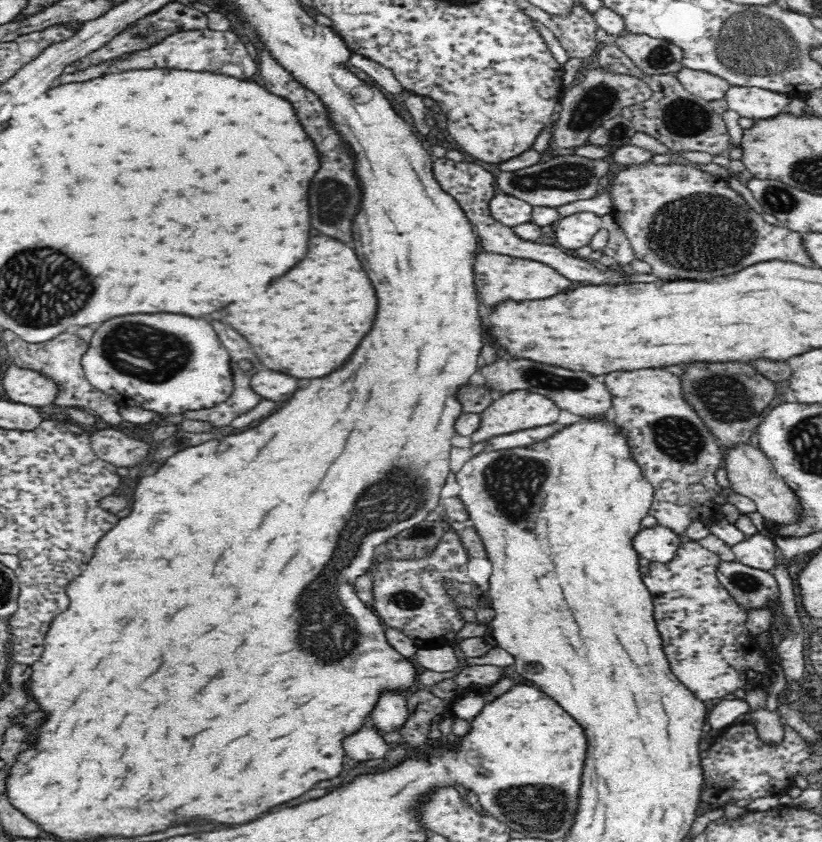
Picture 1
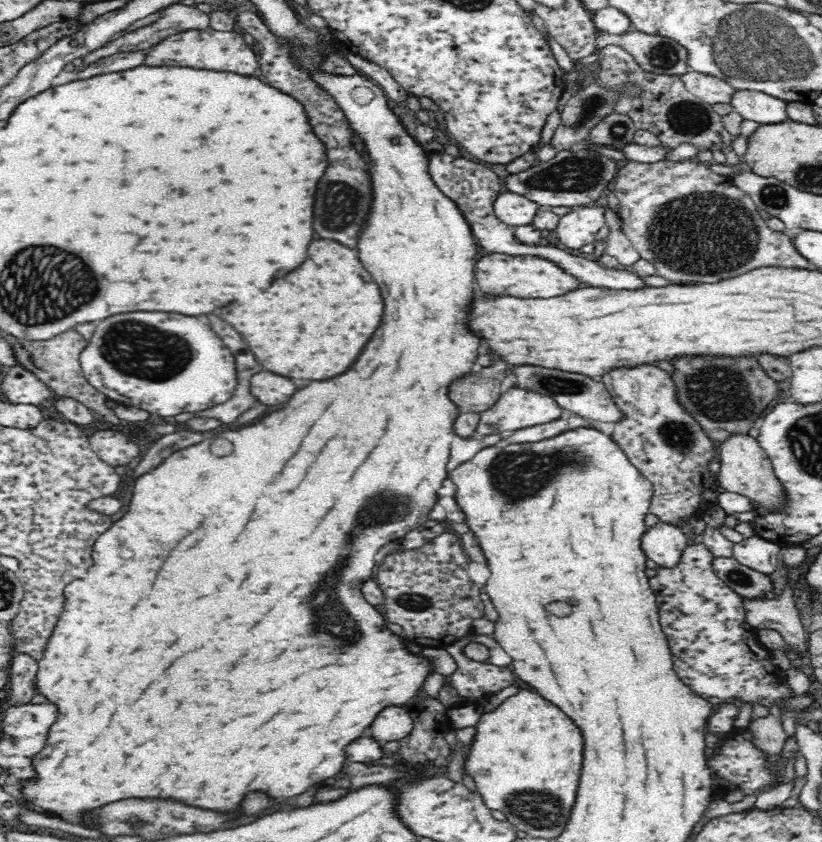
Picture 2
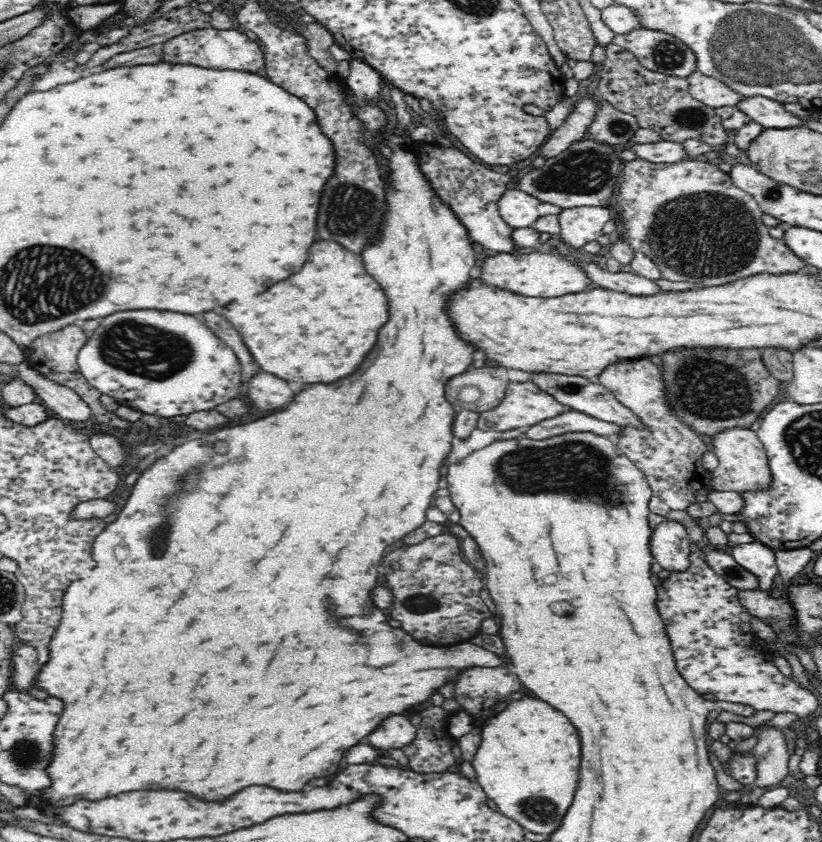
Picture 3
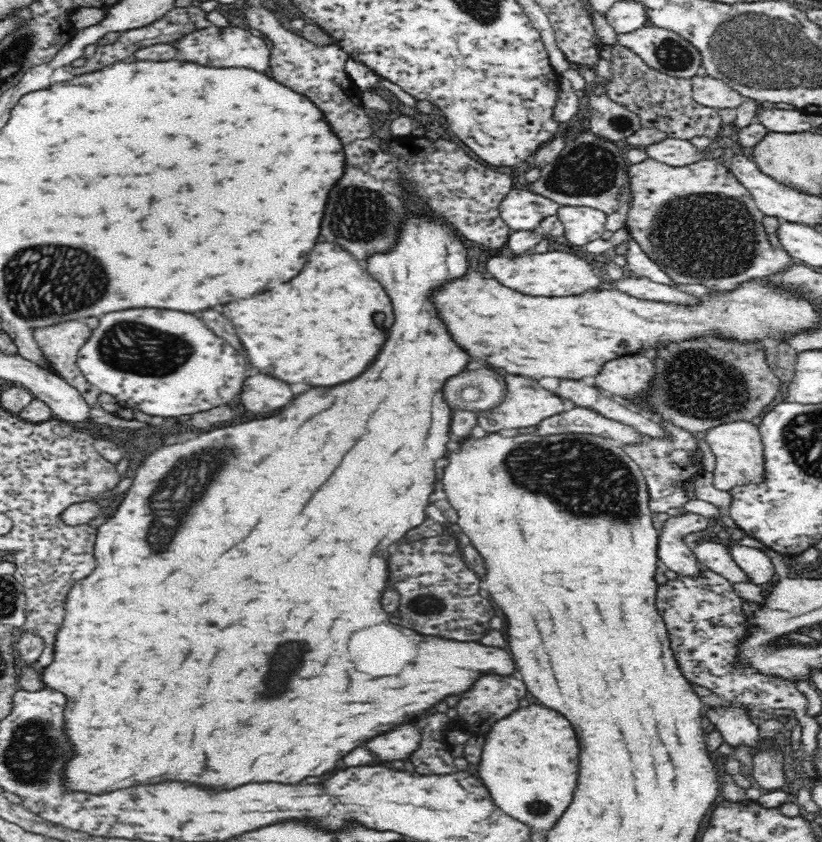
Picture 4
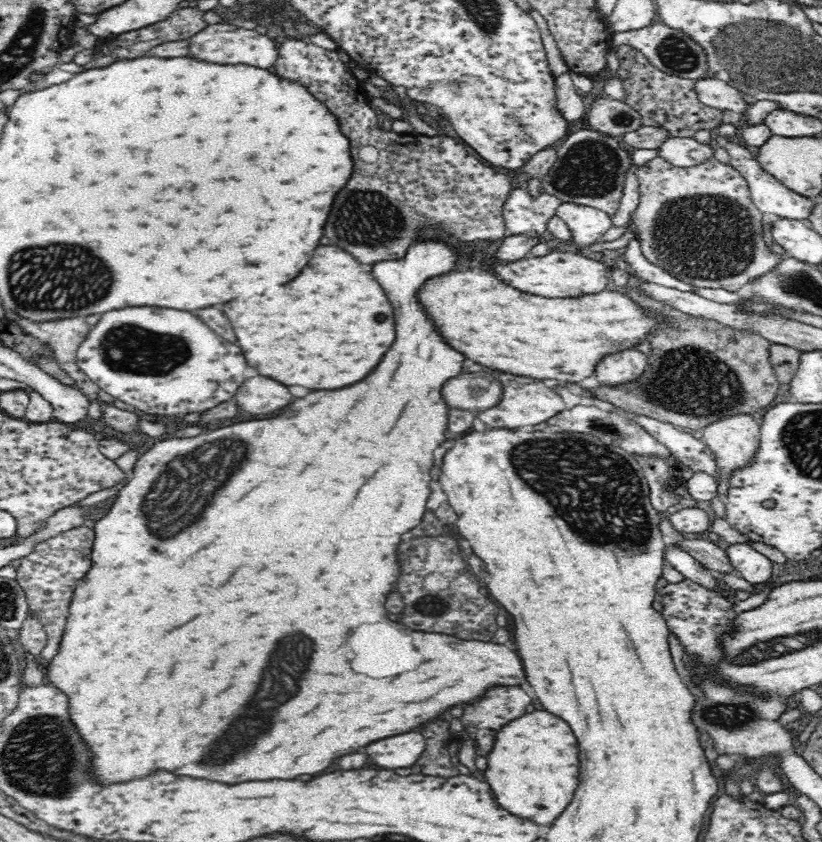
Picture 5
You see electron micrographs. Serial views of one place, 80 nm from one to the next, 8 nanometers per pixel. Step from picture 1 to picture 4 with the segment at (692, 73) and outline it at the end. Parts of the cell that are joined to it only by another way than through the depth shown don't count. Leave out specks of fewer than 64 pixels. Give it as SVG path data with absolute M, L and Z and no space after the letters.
M706 74L694 76L691 81L694 100L704 106L713 109L738 108L745 101L745 97L729 84Z

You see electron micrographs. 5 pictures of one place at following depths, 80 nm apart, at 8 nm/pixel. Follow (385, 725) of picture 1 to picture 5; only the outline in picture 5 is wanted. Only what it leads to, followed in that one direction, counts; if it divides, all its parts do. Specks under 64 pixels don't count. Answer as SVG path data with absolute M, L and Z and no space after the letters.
M410 732L404 736L392 736L386 740L378 740L364 748L366 756L380 770L398 770L410 768L426 750L426 740L418 732Z

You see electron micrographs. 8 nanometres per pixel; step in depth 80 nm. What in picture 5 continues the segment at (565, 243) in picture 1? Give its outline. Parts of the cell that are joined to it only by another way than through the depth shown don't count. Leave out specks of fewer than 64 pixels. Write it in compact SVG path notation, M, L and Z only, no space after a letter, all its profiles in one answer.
M564 202L556 215L573 231L573 240L579 246L596 244L613 226L608 213L576 202Z

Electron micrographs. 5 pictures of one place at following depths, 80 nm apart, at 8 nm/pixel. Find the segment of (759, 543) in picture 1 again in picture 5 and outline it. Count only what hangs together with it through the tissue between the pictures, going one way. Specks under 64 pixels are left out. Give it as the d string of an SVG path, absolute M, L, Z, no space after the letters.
M749 541L734 543L725 550L734 572L750 584L768 584L772 581L770 560L752 548Z

